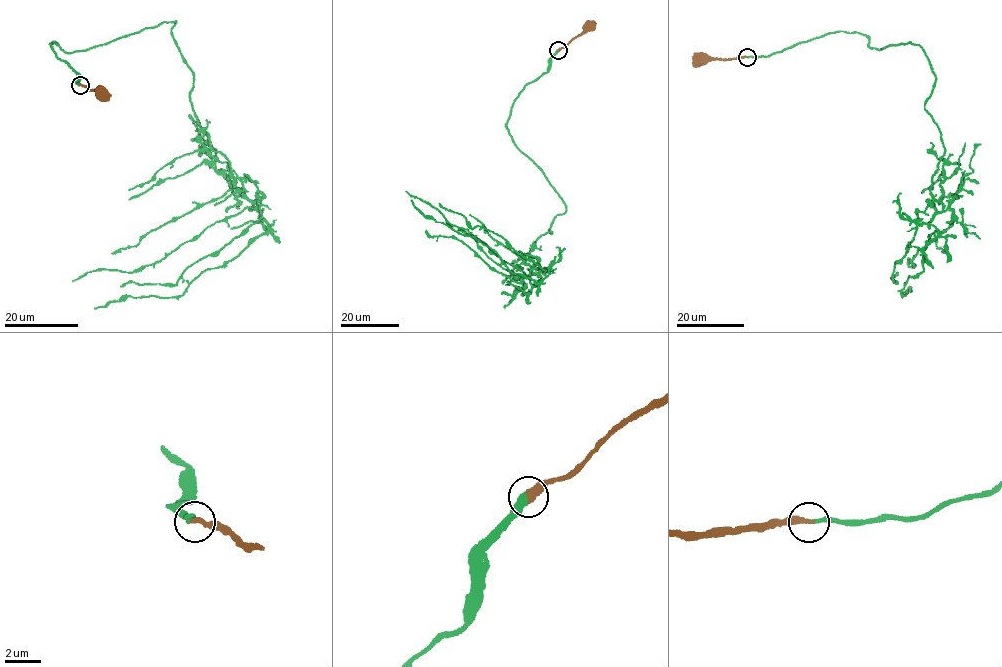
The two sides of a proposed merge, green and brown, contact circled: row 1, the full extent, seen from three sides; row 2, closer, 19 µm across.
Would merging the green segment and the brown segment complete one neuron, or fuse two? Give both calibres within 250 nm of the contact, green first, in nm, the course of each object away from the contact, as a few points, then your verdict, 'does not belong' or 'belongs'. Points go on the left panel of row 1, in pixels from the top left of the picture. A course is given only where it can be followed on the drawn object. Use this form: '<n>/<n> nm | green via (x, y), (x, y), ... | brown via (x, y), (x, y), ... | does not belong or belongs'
360/360 nm | green via (80, 85), (51, 43), (89, 50), (176, 21), (199, 126), (269, 229), (182, 295), (94, 309) | brown via (80, 85), (103, 93) | belongs

